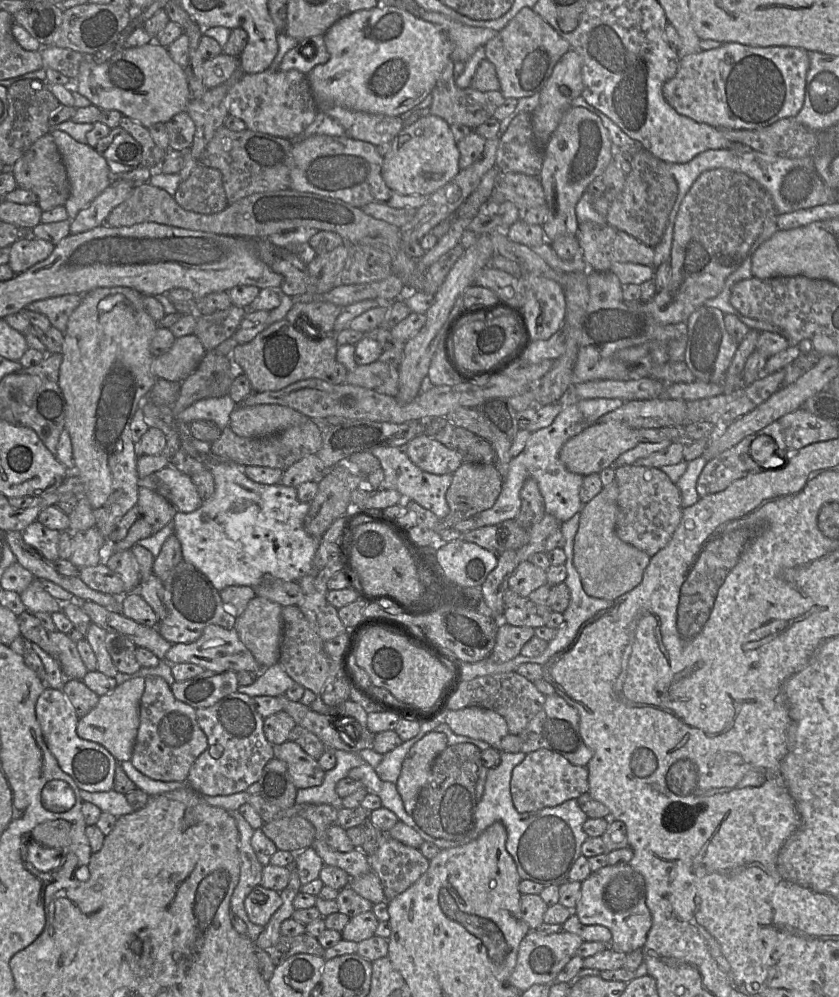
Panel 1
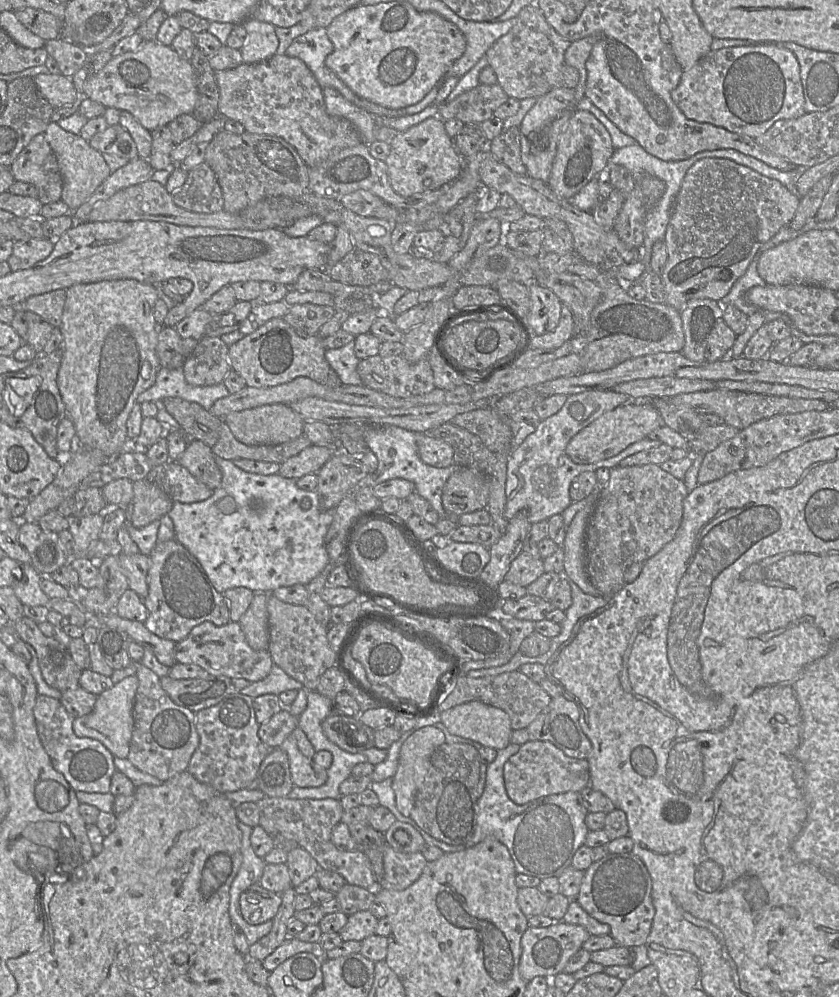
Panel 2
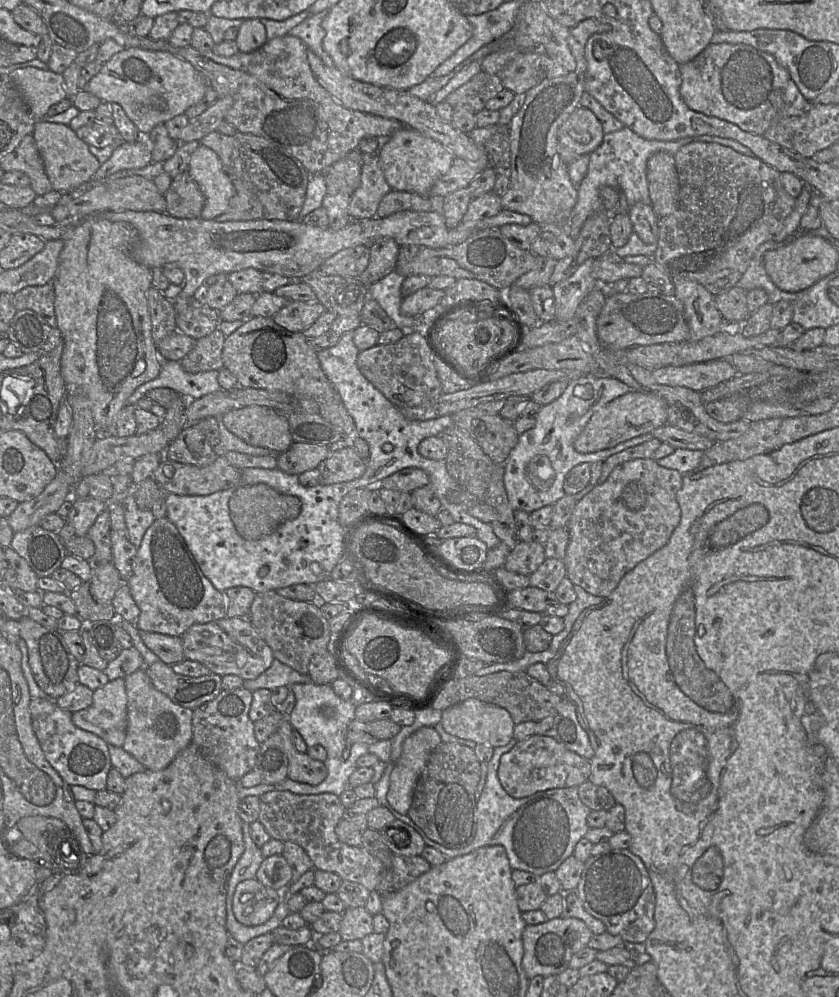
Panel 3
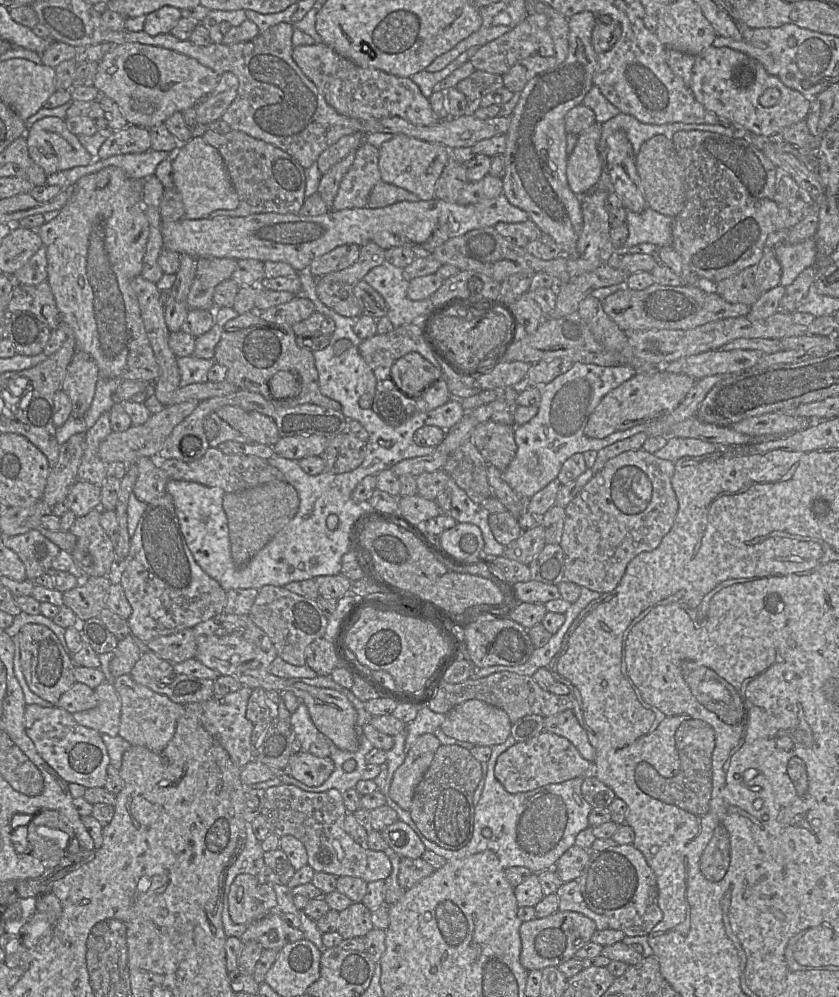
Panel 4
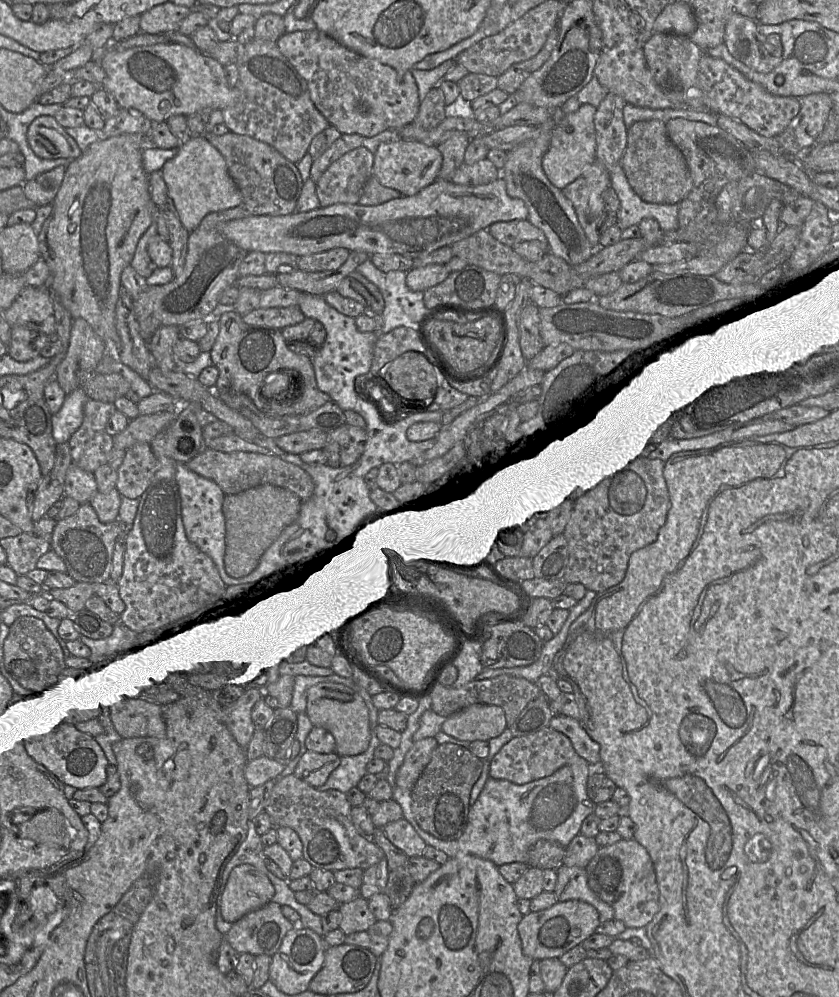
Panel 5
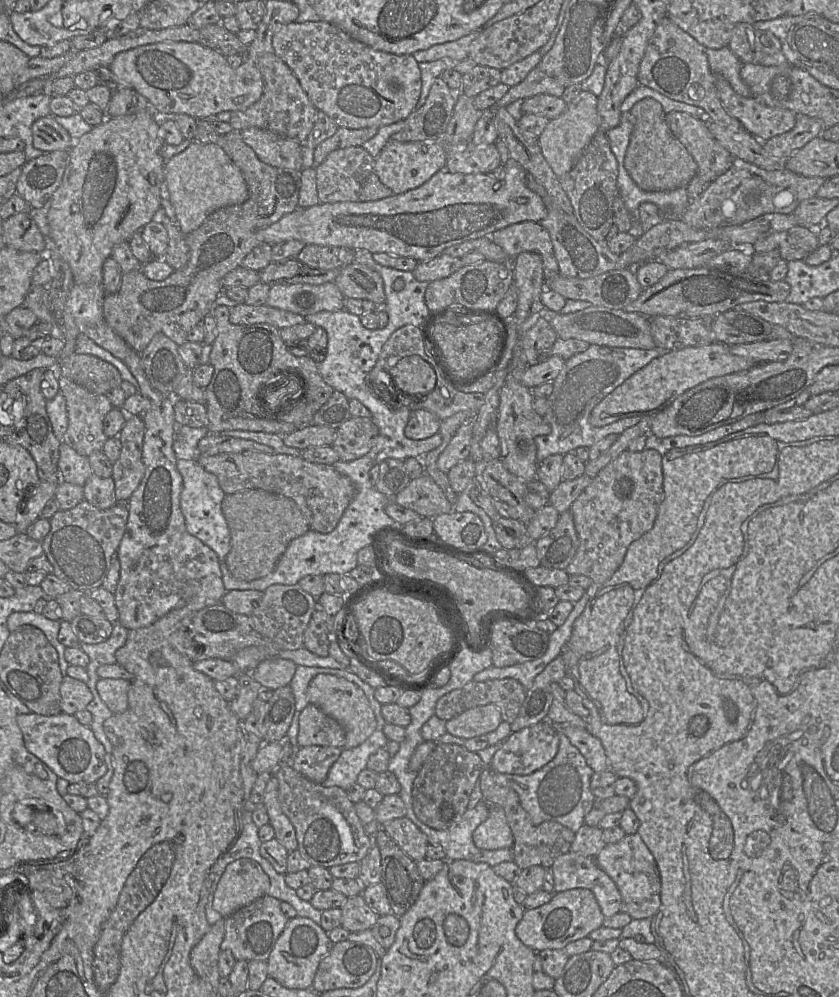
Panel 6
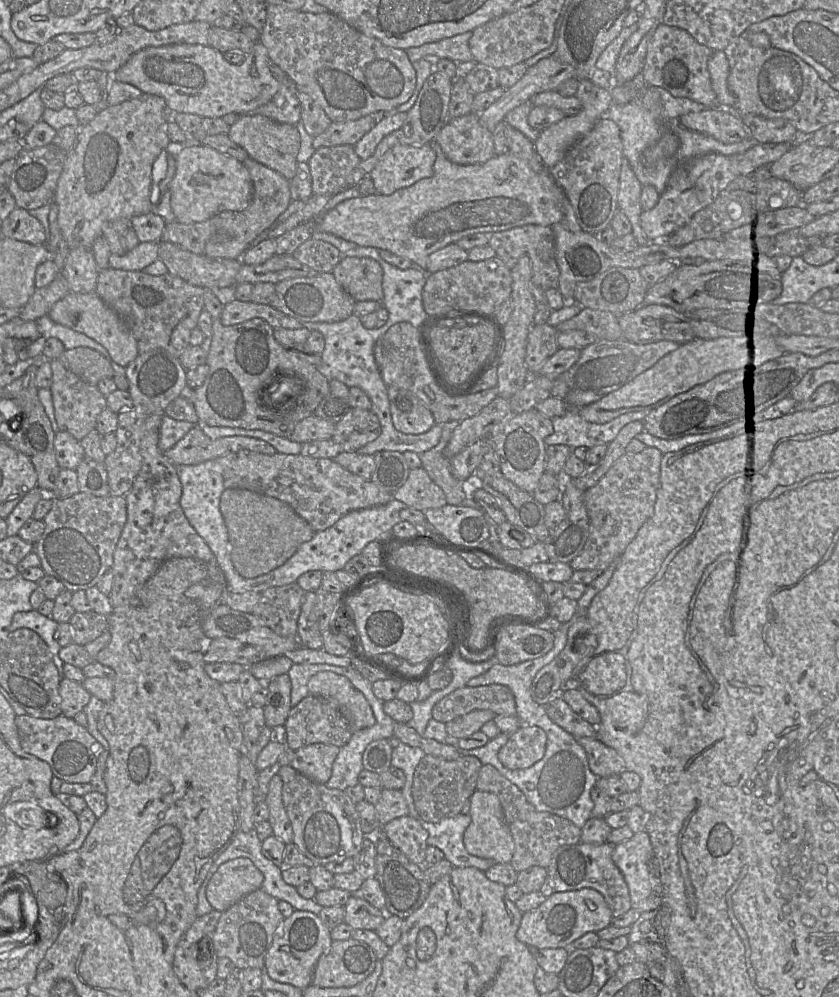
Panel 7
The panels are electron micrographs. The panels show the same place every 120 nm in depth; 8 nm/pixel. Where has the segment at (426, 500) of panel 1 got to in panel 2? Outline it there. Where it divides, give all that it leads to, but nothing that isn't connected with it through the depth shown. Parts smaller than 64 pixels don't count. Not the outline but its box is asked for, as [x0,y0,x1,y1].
[357,426,459,523]

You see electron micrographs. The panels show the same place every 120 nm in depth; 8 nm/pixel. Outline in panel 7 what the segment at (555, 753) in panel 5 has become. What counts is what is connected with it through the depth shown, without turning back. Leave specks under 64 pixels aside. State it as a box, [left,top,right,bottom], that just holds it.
[498,725,547,769]

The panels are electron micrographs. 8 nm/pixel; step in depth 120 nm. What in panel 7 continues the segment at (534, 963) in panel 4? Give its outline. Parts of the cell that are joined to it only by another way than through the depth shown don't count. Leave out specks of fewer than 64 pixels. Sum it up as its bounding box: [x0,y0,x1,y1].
[516,888,612,948]

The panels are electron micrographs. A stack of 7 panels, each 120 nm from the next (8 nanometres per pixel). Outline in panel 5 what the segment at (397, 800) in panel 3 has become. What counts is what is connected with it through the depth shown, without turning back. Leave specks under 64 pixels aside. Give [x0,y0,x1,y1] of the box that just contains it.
[397,737,437,790]

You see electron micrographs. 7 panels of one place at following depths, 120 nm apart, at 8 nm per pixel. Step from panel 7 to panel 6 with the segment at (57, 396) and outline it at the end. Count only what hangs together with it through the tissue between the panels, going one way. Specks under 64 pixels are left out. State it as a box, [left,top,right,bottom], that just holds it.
[58,374,113,457]

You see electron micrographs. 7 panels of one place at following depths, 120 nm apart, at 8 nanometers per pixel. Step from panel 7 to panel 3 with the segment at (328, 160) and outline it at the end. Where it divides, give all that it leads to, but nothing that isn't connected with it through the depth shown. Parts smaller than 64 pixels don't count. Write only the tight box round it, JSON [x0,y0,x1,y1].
[349,153,391,219]

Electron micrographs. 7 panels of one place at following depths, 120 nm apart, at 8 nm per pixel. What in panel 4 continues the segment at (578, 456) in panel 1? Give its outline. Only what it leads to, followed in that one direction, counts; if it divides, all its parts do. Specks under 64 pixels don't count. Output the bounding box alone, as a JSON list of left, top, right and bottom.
[585,368,696,439]

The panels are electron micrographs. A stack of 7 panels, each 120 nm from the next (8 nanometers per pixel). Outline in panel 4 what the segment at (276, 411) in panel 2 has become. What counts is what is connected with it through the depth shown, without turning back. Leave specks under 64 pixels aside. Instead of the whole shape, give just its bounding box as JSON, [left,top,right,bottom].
[216,406,280,447]

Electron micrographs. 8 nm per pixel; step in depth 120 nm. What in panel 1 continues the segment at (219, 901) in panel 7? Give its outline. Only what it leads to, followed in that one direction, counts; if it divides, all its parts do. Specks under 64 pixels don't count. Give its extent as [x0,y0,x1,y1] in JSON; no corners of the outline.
[245,885,282,927]

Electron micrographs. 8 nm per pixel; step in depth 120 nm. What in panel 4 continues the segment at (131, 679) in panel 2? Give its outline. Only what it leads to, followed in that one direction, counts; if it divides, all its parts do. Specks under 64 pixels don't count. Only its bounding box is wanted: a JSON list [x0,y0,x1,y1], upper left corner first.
[72,682,121,735]

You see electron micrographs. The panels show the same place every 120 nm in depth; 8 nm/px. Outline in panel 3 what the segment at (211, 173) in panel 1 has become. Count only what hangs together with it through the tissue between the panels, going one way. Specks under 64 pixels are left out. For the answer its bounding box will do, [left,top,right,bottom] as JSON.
[164,170,206,218]

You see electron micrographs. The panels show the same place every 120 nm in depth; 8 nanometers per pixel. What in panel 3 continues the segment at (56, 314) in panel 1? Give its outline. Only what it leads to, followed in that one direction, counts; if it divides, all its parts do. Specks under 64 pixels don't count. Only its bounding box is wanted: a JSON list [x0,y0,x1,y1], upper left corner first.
[14,282,57,328]

